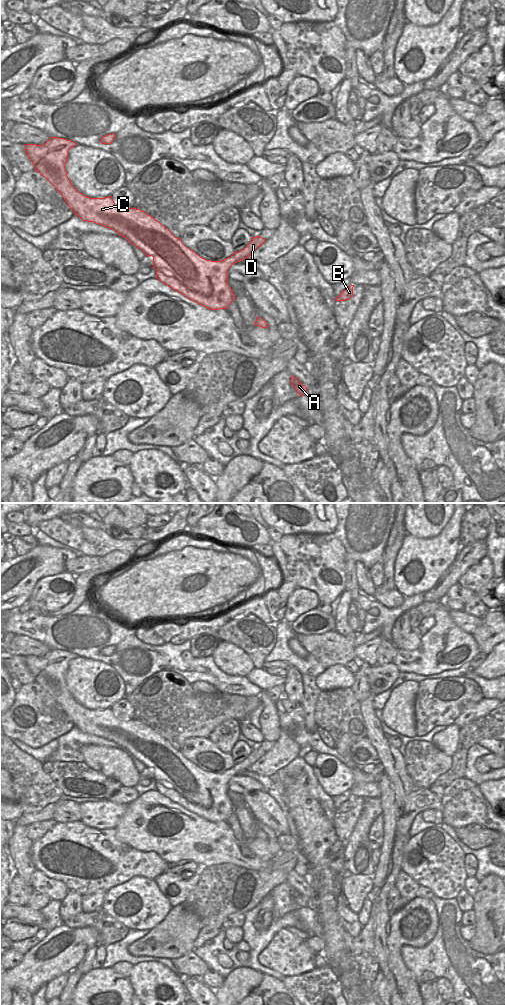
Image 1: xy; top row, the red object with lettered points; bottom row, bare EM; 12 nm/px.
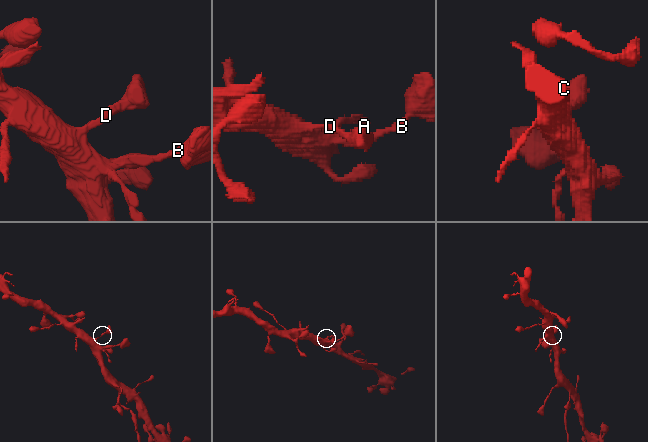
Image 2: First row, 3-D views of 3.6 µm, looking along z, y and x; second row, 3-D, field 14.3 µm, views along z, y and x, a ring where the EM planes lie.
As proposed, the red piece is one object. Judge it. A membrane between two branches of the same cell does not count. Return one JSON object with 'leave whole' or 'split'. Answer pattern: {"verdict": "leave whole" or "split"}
{"verdict": "leave whole"}

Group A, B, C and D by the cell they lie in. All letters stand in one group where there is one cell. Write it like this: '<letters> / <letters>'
A B C D

